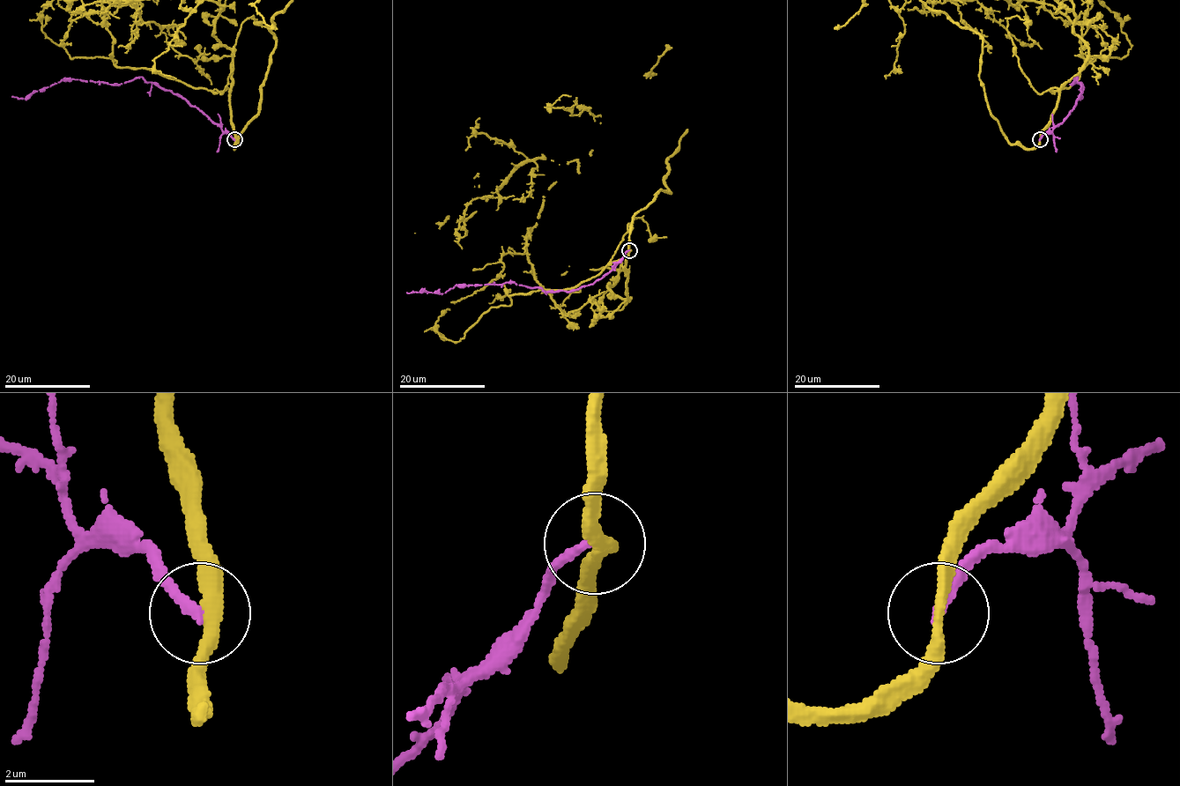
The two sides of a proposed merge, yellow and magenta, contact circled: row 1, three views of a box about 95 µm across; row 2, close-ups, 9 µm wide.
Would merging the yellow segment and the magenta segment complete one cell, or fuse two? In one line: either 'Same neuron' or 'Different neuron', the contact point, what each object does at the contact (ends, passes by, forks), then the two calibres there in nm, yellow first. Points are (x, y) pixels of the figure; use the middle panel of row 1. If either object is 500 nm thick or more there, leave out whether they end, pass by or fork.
Different neuron. Place: (629, 250). At the ring yellow passes by. At the ring magenta ends. Thickness 280 nm (yellow) against 200 nm

